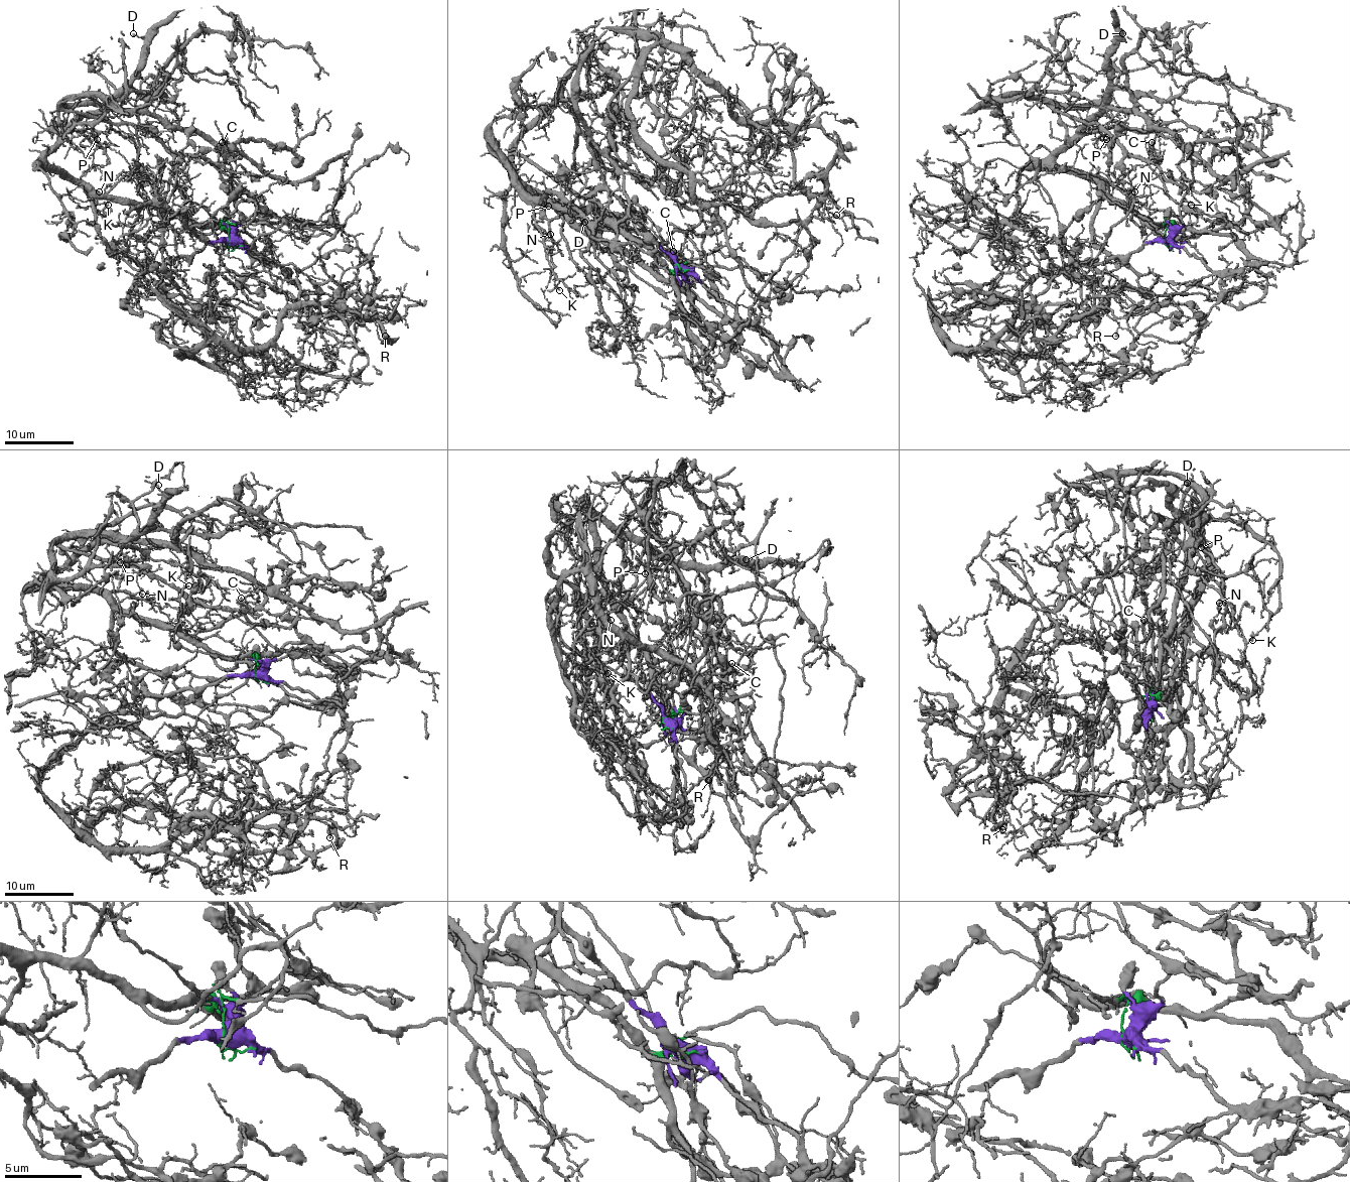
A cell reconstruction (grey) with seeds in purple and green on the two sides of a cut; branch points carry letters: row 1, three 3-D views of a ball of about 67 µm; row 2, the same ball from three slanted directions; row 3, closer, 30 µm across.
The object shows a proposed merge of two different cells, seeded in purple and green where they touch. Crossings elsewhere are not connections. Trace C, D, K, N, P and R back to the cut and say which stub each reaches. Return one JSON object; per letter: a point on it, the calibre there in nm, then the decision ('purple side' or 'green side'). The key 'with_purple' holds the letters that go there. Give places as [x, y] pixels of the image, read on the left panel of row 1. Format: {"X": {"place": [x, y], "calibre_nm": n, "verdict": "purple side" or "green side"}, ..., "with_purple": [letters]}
{"C": {"place": [222, 142], "calibre_nm": 100, "verdict": "purple side"}, "D": {"place": [133, 33], "calibre_nm": 140, "verdict": "green side"}, "K": {"place": [108, 205], "calibre_nm": 160, "verdict": "green side"}, "N": {"place": [99, 191], "calibre_nm": 110, "verdict": "green side"}, "P": {"place": [97, 139], "calibre_nm": 90, "verdict": "green side"}, "R": {"place": [385, 336], "calibre_nm": 140, "verdict": "purple side"}, "with_purple": ["C", "R"]}

